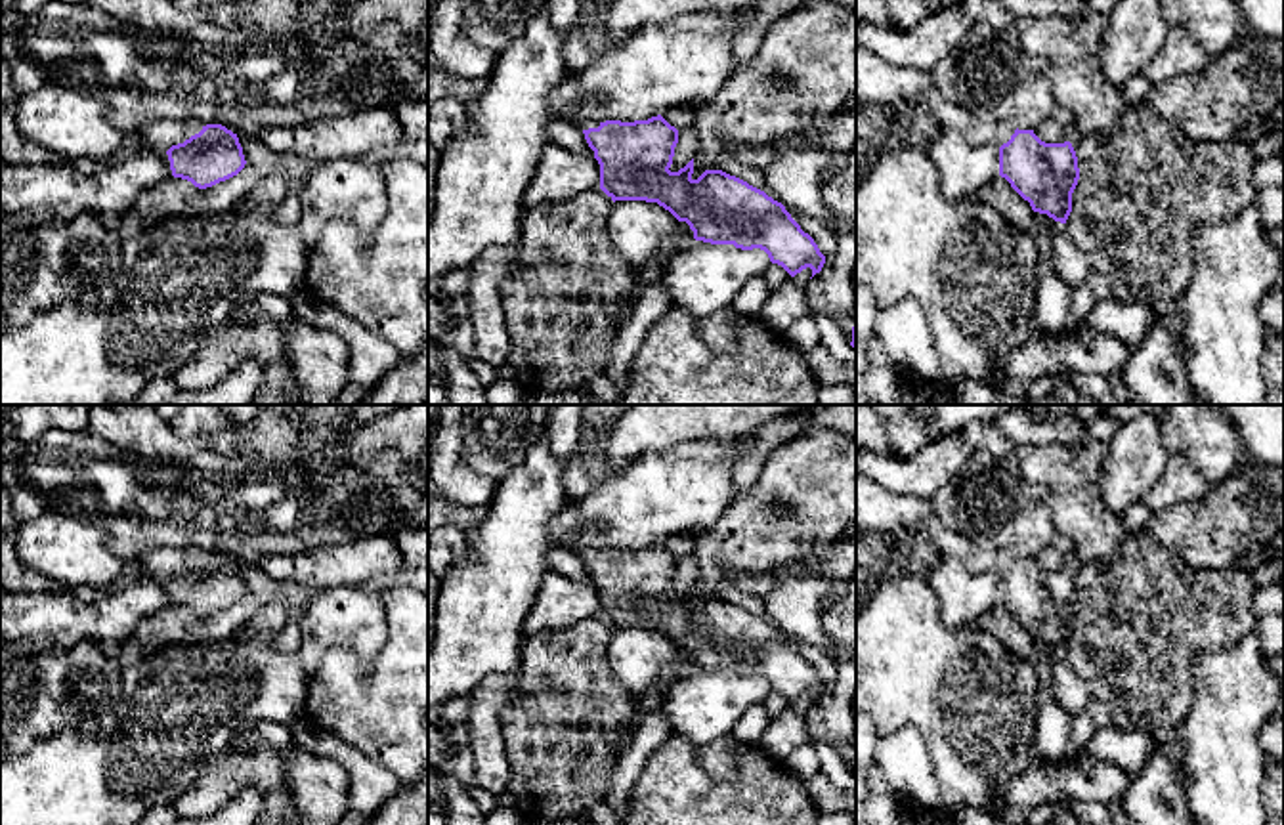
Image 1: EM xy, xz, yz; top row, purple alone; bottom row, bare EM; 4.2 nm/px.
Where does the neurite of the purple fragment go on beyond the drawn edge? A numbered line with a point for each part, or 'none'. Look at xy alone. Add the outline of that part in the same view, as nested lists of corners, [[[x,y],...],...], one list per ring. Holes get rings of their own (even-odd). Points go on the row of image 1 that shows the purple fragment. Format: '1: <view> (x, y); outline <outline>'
1: xy (161, 134); outline [[[155,120],[145,124],[138,134],[145,147],[170,149],[199,134],[203,124],[197,120]]]

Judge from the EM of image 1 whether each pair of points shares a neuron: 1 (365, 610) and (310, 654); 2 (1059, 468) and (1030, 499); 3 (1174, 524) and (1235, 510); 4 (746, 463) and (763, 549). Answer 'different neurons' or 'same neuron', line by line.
1: same neuron
2: different neurons
3: same neuron
4: different neurons

